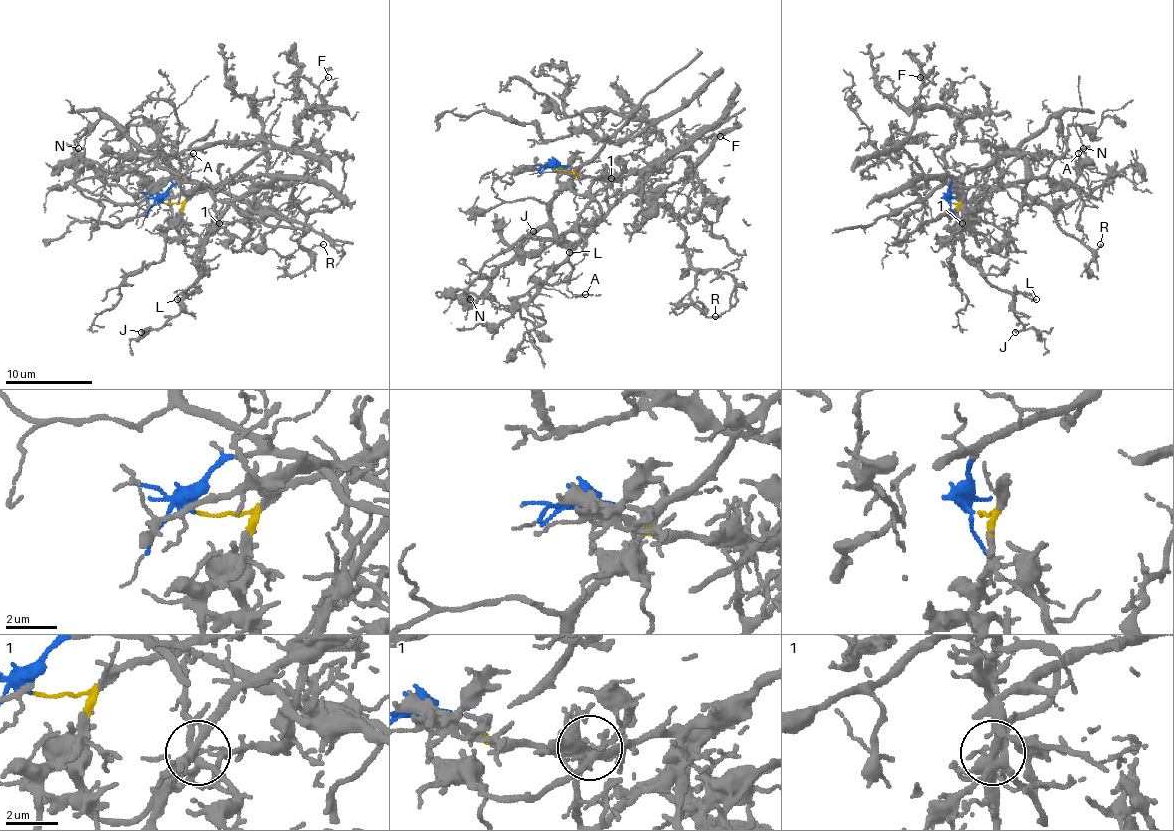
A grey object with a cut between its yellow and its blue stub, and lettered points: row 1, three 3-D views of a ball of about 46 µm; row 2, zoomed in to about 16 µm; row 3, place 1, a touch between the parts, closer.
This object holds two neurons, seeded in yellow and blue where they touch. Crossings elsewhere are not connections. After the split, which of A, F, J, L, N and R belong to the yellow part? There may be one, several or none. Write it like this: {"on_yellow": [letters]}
{"on_yellow": ["F", "J", "L", "R"]}

